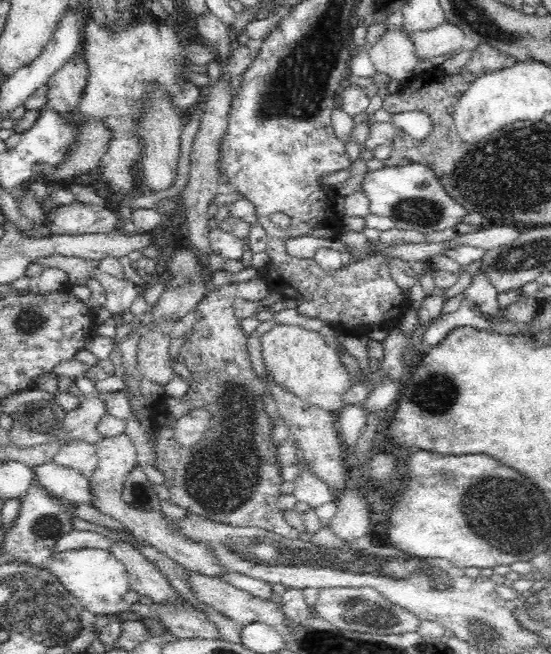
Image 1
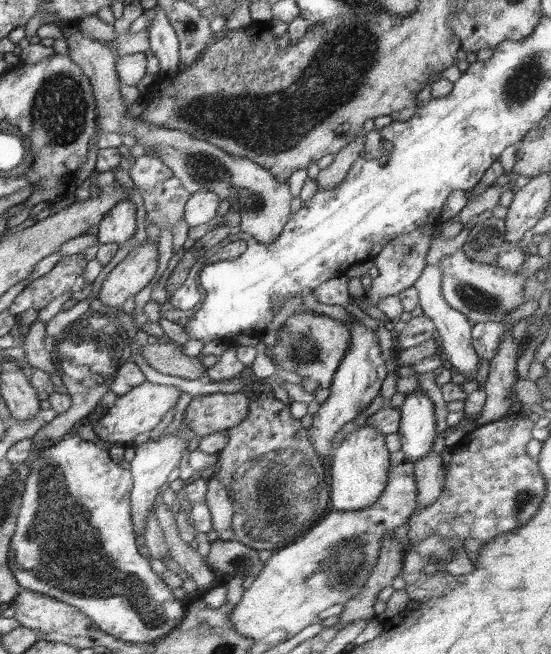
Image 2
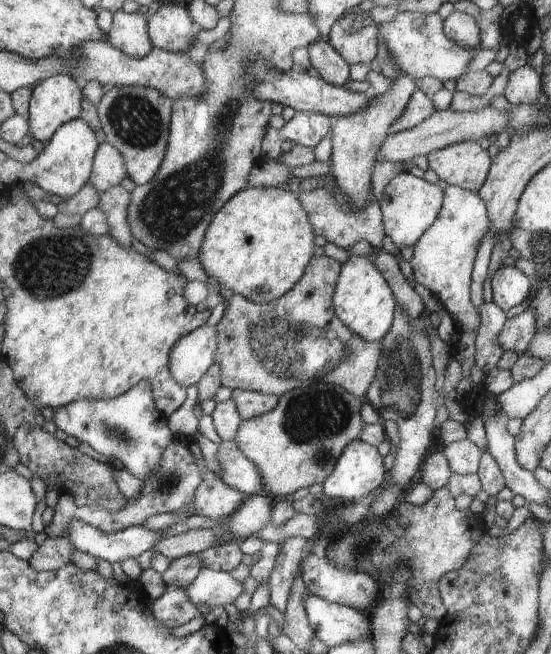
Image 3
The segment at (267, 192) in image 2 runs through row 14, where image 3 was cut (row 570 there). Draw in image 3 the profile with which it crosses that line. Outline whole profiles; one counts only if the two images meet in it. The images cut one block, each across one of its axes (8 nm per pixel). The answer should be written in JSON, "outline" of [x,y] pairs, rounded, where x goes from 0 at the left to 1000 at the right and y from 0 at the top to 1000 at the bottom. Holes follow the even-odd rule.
{"outline":[[[120,821],[85,823],[54,852],[67,873],[103,873],[132,859],[136,832]]]}

